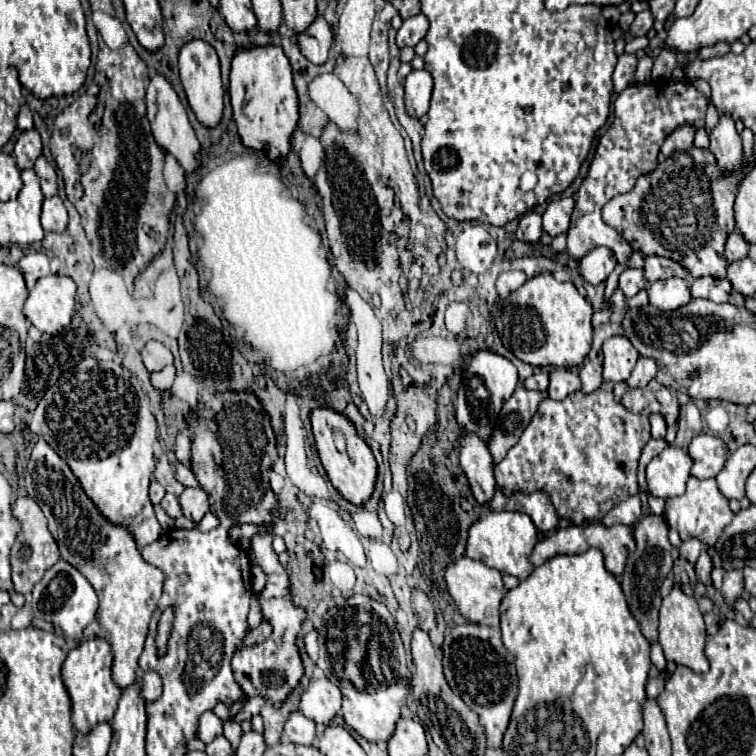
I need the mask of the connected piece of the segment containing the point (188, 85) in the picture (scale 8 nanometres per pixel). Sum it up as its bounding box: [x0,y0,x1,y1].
[179,39,223,127]

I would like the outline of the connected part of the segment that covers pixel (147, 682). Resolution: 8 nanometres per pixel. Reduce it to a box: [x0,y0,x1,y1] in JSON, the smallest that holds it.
[139,673,161,701]

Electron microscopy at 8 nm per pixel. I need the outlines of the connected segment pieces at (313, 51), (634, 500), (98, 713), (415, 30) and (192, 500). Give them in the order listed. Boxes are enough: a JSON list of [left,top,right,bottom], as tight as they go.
[[297,15,333,65],[603,495,641,525],[61,637,121,733],[397,15,429,47],[179,487,209,523]]

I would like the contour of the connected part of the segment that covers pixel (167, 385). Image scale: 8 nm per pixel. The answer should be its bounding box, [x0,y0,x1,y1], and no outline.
[151,365,175,389]

